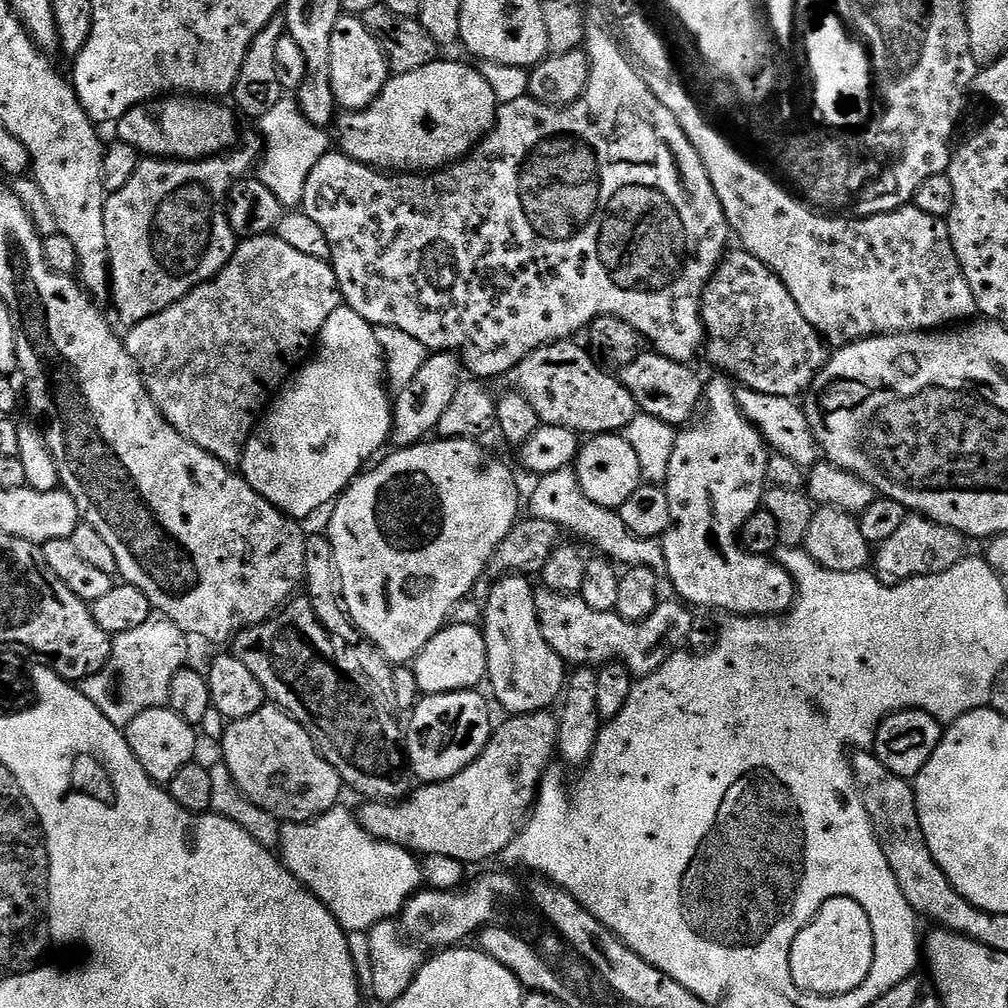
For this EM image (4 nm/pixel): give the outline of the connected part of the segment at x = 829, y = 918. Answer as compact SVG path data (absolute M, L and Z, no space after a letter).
M845 896L828 900L810 923L796 933L790 954L792 977L803 992L814 996L845 996L870 974L874 962L874 934L870 918L858 902Z

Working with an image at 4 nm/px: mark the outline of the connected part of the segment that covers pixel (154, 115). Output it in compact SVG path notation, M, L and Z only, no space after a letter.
M168 94L135 104L121 120L116 121L114 131L119 140L152 158L206 160L219 157L237 143L237 113L229 108L219 99L199 94Z

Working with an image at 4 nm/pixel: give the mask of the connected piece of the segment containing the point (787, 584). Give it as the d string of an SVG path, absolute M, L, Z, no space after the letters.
M716 374L716 377L714 377L712 381L709 379L702 400L703 403L708 403L708 409L705 410L704 417L702 417L702 412L699 419L689 423L687 427L677 435L676 441L674 442L674 454L670 454L670 470L662 485L665 494L670 498L670 526L666 529L662 537L664 549L666 550L666 566L668 567L666 580L668 579L669 582L672 583L673 590L677 592L675 595L688 606L697 604L700 608L717 608L718 611L724 612L723 614L731 614L734 616L782 616L796 603L796 583L792 581L791 574L787 572L781 564L776 563L775 559L769 558L768 556L755 556L754 553L748 552L740 542L740 531L744 528L744 523L746 523L754 513L761 511L764 502L764 493L766 491L766 485L768 484L766 466L768 465L770 449L768 445L765 444L764 436L760 430L755 428L752 423L745 418L743 412L741 412L738 402L736 401L736 388L734 387L733 381L729 379L727 375Z

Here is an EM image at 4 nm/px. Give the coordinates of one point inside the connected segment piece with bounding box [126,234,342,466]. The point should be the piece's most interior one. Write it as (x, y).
(210, 361)

